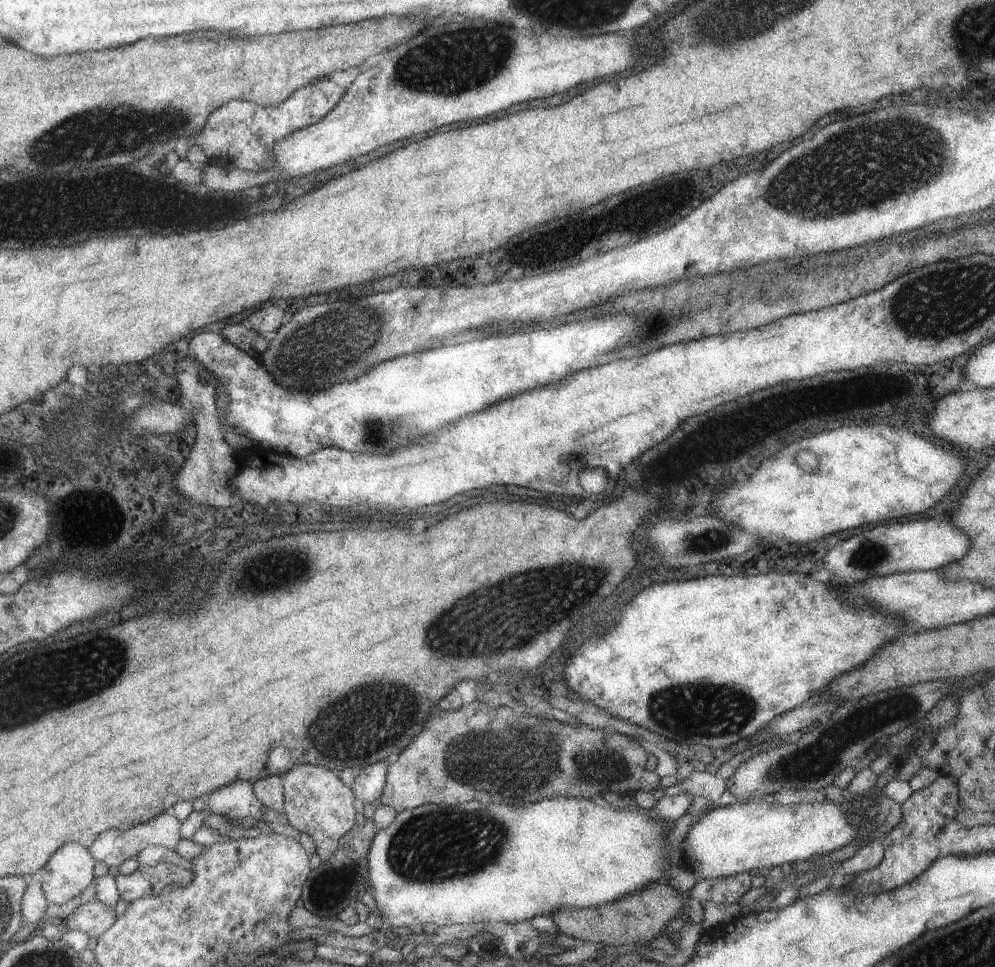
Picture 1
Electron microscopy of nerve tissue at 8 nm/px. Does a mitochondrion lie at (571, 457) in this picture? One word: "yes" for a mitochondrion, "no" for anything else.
yes

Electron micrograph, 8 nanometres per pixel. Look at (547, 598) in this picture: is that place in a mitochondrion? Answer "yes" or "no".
yes

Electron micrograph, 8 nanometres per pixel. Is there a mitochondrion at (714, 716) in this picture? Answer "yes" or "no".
yes

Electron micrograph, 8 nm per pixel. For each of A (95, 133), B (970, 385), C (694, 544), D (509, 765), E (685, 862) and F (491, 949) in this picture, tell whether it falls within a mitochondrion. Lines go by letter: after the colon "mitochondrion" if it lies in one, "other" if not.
A: mitochondrion
B: other
C: mitochondrion
D: mitochondrion
E: other
F: other

